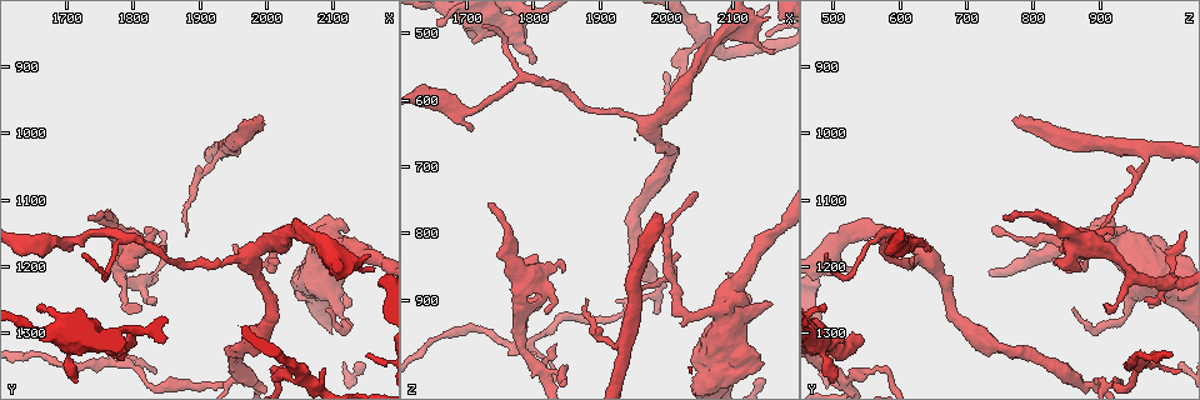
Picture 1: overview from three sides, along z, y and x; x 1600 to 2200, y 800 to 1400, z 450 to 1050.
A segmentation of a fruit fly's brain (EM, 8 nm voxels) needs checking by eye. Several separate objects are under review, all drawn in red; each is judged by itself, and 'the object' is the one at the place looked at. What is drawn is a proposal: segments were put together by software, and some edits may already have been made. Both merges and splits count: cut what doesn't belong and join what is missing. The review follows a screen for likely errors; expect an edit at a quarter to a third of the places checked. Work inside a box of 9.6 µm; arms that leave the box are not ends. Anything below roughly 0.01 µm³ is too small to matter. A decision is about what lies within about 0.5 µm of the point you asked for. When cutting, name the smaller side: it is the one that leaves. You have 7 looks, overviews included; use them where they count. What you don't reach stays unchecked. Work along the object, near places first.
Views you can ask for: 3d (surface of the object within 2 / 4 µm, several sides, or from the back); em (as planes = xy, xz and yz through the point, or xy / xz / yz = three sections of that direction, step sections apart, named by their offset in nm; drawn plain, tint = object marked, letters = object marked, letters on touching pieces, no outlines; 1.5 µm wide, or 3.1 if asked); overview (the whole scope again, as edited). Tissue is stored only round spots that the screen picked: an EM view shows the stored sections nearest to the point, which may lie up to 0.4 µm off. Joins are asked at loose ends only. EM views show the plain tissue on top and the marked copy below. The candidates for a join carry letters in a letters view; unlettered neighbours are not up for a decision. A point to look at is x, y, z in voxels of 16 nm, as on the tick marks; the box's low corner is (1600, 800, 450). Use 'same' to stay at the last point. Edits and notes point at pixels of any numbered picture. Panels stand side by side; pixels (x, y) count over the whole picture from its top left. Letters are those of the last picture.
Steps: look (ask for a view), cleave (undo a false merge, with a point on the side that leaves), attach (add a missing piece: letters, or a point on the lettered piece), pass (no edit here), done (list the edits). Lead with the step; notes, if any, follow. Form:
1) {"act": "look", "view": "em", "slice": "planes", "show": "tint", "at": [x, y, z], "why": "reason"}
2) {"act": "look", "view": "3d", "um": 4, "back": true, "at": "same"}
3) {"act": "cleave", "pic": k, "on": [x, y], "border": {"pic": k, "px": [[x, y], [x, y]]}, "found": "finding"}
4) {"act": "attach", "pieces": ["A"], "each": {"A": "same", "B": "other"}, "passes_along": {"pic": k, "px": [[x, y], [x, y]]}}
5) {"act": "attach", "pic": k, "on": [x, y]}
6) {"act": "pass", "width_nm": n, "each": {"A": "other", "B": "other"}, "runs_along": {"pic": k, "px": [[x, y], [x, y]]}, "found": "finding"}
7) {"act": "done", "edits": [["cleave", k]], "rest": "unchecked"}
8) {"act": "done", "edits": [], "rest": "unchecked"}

{"act": "look", "view": "em", "slice": "planes", "show": "tint", "at": [1790, 1265, 925], "why": "sharp bend"}

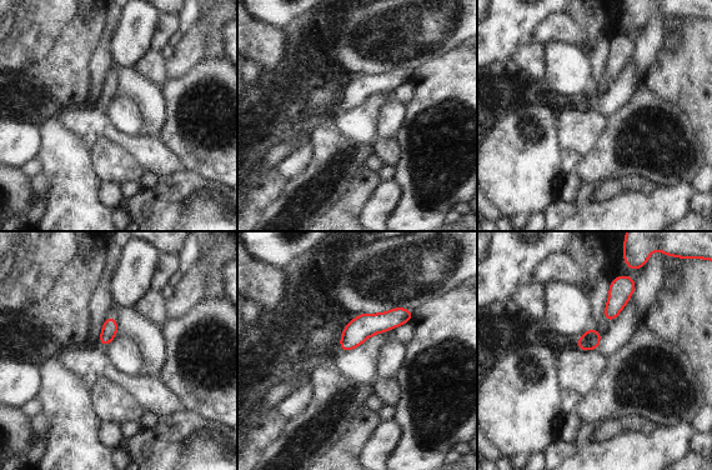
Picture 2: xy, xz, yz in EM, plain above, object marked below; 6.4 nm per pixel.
{"act": "look", "view": "em", "slice": "planes", "show": "letters", "at": "same", "why": "what lies round it"}

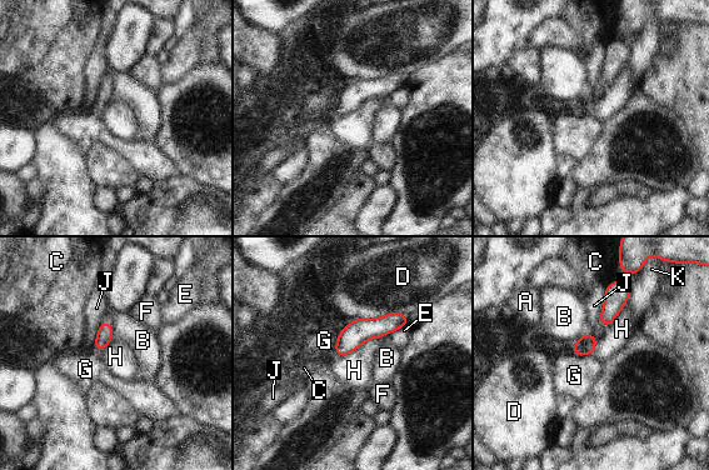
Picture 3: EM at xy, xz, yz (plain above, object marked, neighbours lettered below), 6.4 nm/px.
{"act": "pass", "width_nm": 100, "each": {"A": "other", "B": "other", "C": "other", "D": "other", "E": "other", "F": "other", "G": "other", "H": "other", "J": "other", "K": "other"}, "found": "all the same cell"}

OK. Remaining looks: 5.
{"act": "look", "view": "em", "slice": "planes", "show": "letters", "at": [1835, 1360, 1025], "why": "an open end"}

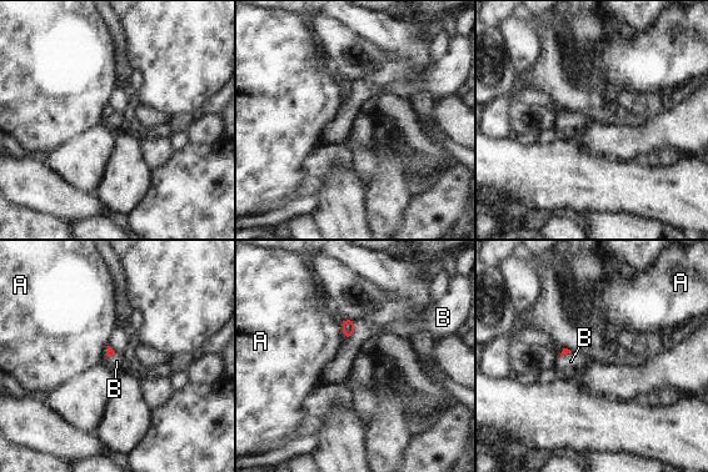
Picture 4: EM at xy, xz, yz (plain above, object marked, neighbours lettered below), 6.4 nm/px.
{"act": "pass", "each": {"A": "other", "B": "other"}, "border": {"pic": 4, "px": [[355, 322], [353, 334], [344, 341]]}, "found": "none of them fits"}

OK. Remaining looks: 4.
{"act": "look", "view": "3d", "um": 4, "at": [1705, 1305, 510], "why": "branch stops here"}

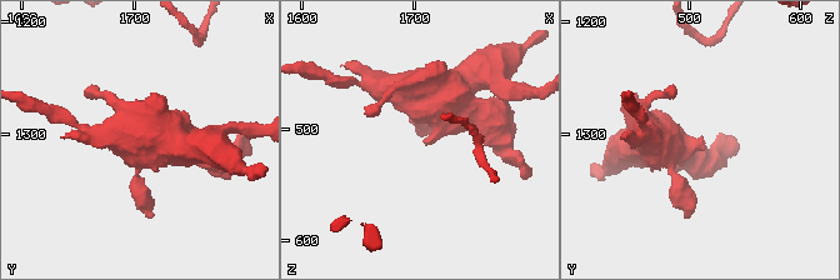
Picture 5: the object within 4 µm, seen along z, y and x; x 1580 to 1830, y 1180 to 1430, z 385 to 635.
{"act": "look", "view": "em", "slice": "planes", "show": "letters", "at": [1706, 1306, 512], "why": "now the EM"}

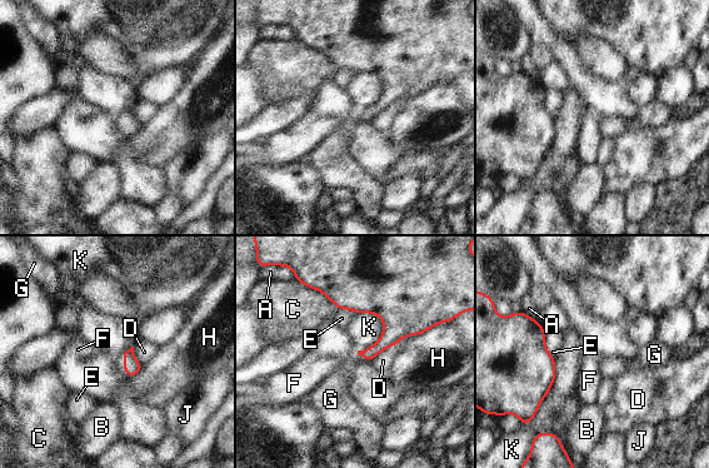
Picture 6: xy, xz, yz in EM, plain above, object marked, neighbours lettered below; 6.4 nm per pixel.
{"act": "attach", "pieces": ["G"], "each": {"A": "other", "B": "other", "C": "other", "D": "other", "E": "other", "F": "other", "G": "same", "H": "other", "J": "other", "K": "other"}, "passes_along": {"pic": 6, "px": [[133, 367], [123, 363], [120, 358]]}, "found": "it goes on there"}

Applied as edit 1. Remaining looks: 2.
{"act": "done", "edits": [["attach", 6]], "rest": "unchecked"}

